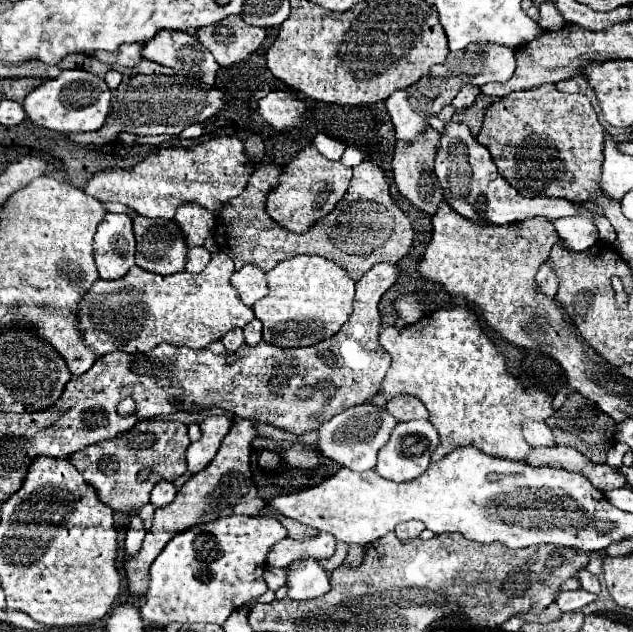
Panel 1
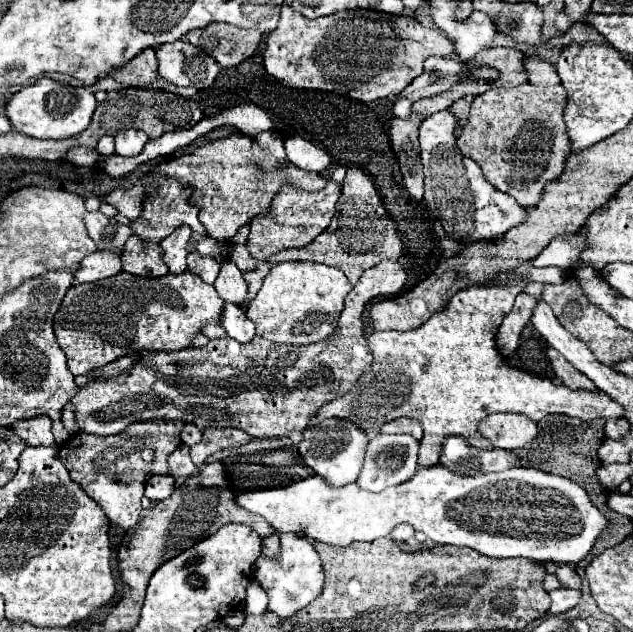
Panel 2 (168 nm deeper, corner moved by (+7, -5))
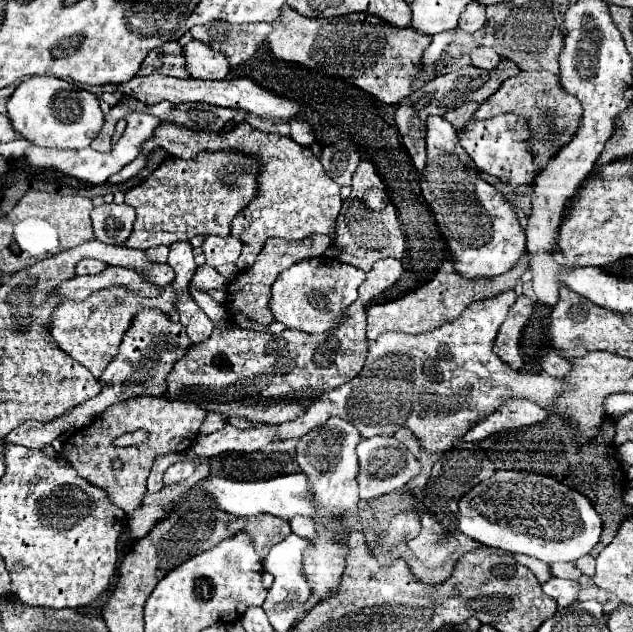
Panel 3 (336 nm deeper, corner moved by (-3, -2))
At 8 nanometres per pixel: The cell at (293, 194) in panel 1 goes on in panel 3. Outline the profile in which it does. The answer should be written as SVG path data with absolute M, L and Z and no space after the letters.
M314 234L314 236L308 236L304 240L284 240L284 238L266 240L266 244L264 244L262 252L258 254L258 260L254 262L254 266L250 266L250 270L238 272L238 276L230 282L230 288L228 288L230 306L240 310L240 314L232 316L232 320L238 326L258 330L258 332L266 332L266 326L274 322L274 316L270 316L270 312L266 308L266 302L270 298L270 286L274 284L276 276L282 270L290 268L292 264L296 264L300 260L322 256L328 246L330 246L330 236L328 234Z

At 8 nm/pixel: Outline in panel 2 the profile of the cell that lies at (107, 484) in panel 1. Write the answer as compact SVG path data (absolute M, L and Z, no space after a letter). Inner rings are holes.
M156 419L156 421L136 421L130 423L122 433L112 437L88 435L84 431L76 431L70 439L60 447L60 461L66 465L72 481L76 481L88 497L92 497L106 513L106 517L120 525L122 529L134 527L140 519L140 499L144 493L146 473L168 473L168 455L180 447L180 433L184 423ZM150 447L154 451L154 461L146 463L140 457L140 451Z

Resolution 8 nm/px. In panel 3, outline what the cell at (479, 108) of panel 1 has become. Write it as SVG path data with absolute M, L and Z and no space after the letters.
M468 102L466 106L460 106L460 108L456 108L456 110L446 112L444 118L450 120L456 130L462 130L462 128L468 124L468 120L470 120L470 116L472 116L474 110L478 110L478 104L476 104L476 102Z

